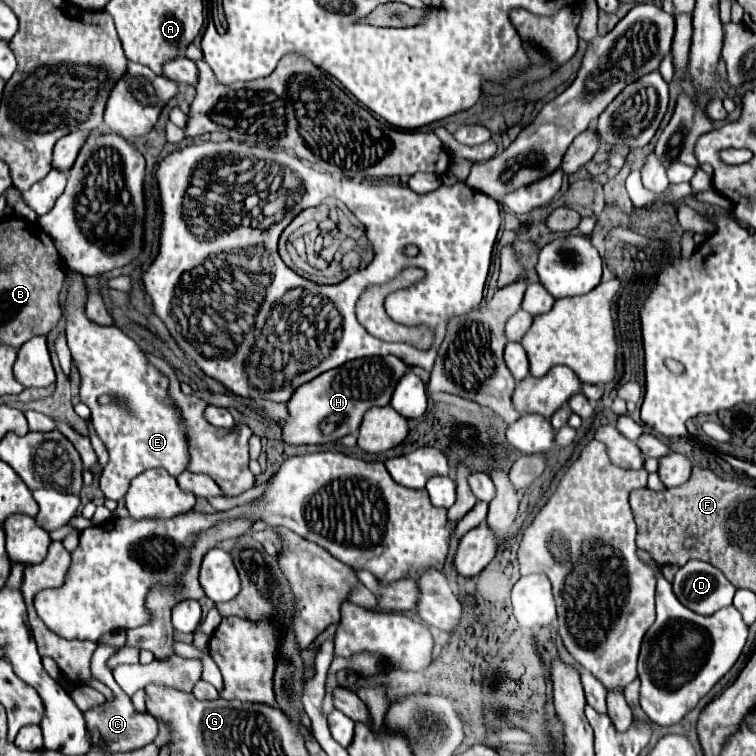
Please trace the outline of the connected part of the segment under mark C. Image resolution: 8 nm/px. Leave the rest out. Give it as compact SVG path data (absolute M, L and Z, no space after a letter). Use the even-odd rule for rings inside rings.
M112 685L114 691L114 701L106 701L100 707L94 707L90 711L84 713L86 719L86 727L90 733L90 741L92 743L106 743L108 751L132 751L132 749L140 749L148 743L154 741L154 737L158 735L158 723L152 715L148 713L136 713L132 707L132 701L118 689L118 685Z

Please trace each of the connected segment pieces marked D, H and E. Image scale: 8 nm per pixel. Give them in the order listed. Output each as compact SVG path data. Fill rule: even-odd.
M694 559L678 569L672 587L674 587L674 595L682 601L682 605L686 605L688 609L692 609L700 615L712 615L718 609L732 605L732 597L736 593L736 587L730 585L728 577L724 577L724 573L720 569L716 569L710 563L694 561Z
M394 355L364 357L344 363L338 369L330 369L316 379L300 385L288 401L288 419L282 425L282 439L290 445L322 445L344 435L358 433L364 413L372 407L384 407L390 403L396 389L396 381L408 373L410 367Z
M78 275L72 283L72 287L68 289L66 339L68 339L68 347L72 351L72 359L80 373L80 401L90 407L90 411L92 411L90 419L94 423L94 429L100 435L100 439L104 441L108 455L110 455L108 465L104 467L102 477L100 477L100 489L106 499L118 501L126 495L130 481L146 469L164 467L172 477L178 477L180 473L186 471L188 461L190 461L190 447L188 447L188 437L186 437L188 429L182 423L182 415L180 415L174 399L170 397L170 381L166 379L166 375L162 375L148 361L148 357L142 353L142 349L128 335L124 335L118 327L114 327L114 325L100 327L100 325L90 323L84 315L84 303L86 303L86 287L82 285L82 277ZM104 393L122 397L130 411L124 411L120 405L98 405L96 399Z

